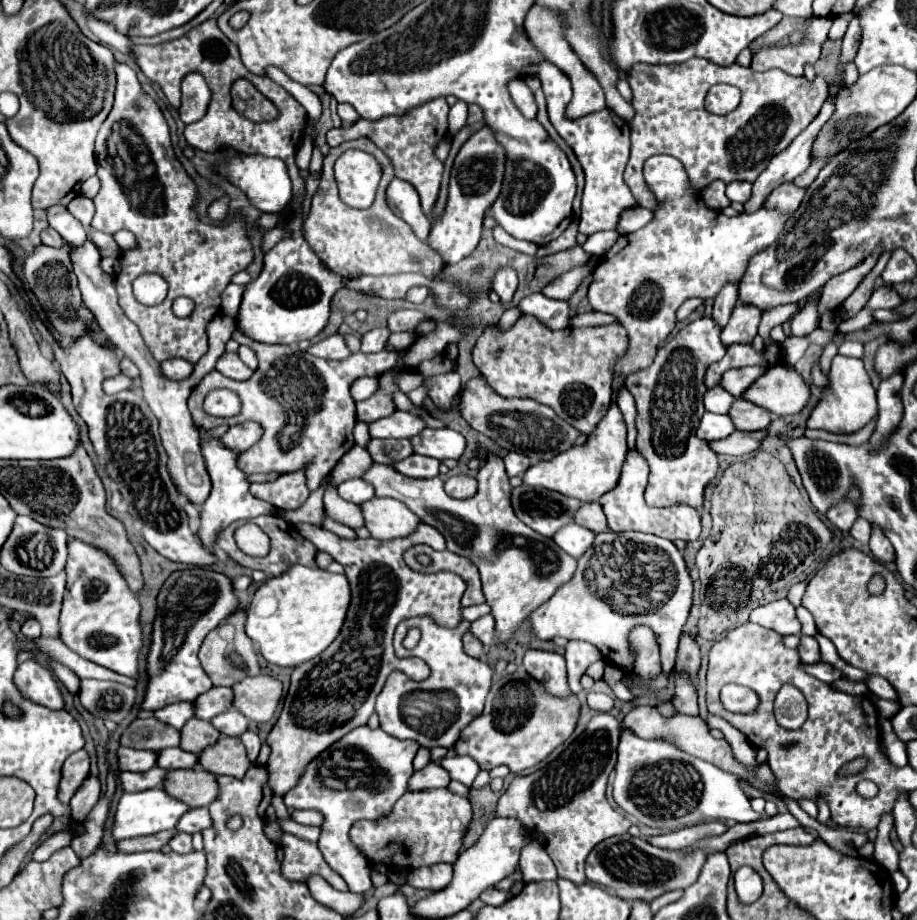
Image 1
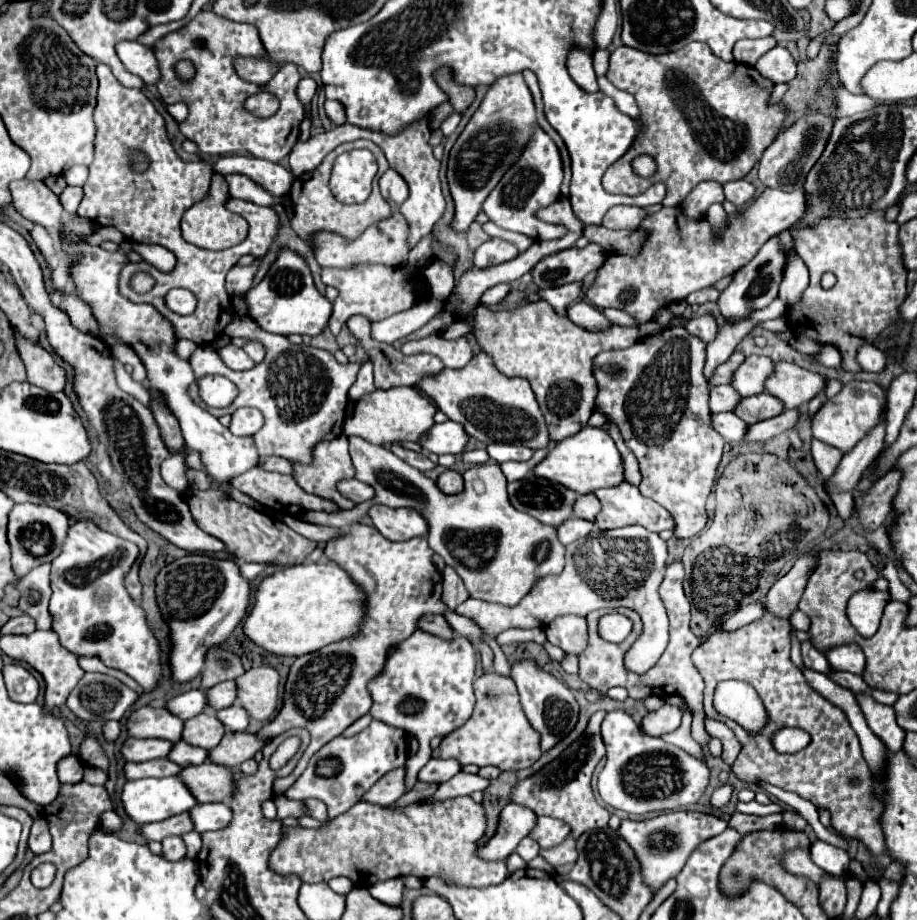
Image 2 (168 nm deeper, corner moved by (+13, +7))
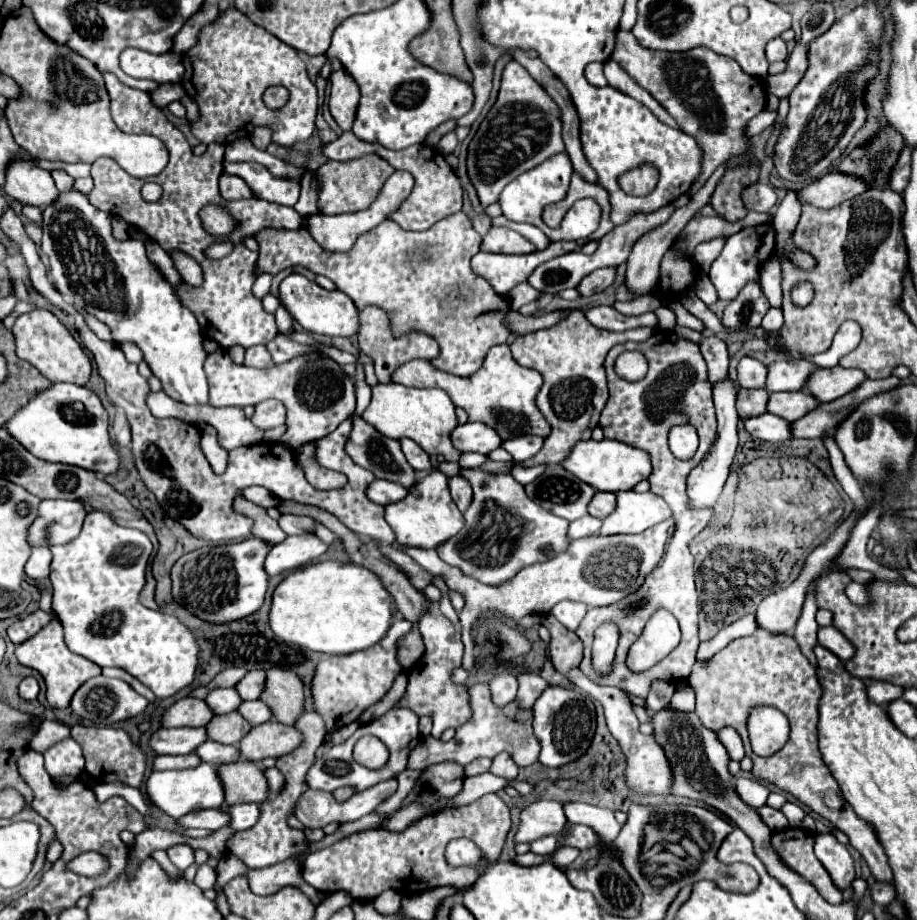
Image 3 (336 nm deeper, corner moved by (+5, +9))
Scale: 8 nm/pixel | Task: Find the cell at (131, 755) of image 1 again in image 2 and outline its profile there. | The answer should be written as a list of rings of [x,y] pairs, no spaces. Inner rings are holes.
[[[127,739],[121,747],[121,755],[125,761],[151,761],[167,757],[171,745],[171,741],[163,739]]]

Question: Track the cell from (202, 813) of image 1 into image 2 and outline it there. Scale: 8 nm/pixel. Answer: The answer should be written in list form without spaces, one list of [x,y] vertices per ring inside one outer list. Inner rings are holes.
[[[207,803],[207,805],[195,805],[189,809],[189,817],[193,821],[195,831],[217,831],[223,829],[231,821],[231,809],[223,803]]]

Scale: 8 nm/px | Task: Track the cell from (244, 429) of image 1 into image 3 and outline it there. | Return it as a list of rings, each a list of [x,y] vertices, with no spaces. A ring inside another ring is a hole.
[[[261,401],[259,405],[255,405],[255,413],[251,417],[253,425],[257,425],[259,429],[273,429],[283,425],[287,419],[287,411],[285,405],[281,405],[281,401]]]

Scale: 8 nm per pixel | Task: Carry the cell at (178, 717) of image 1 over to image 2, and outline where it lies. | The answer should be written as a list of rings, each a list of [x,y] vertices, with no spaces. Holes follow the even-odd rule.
[[[195,689],[195,691],[175,695],[173,699],[169,699],[165,707],[167,711],[171,711],[171,715],[179,715],[179,719],[185,721],[207,711],[207,701],[205,701],[205,693],[201,689]]]

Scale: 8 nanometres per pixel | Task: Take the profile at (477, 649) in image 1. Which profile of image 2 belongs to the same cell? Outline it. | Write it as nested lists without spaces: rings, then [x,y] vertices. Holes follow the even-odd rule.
[[[427,615],[419,621],[419,629],[427,631],[427,633],[433,633],[437,637],[443,637],[443,639],[453,639],[455,633],[451,629],[451,625],[445,621],[443,615]]]

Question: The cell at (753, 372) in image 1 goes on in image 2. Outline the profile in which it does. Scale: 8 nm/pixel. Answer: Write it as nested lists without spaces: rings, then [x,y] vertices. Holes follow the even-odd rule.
[[[749,355],[741,363],[741,367],[735,369],[735,375],[731,379],[731,385],[735,385],[735,391],[739,395],[757,395],[763,391],[763,381],[771,375],[773,361],[769,357],[761,355]]]

